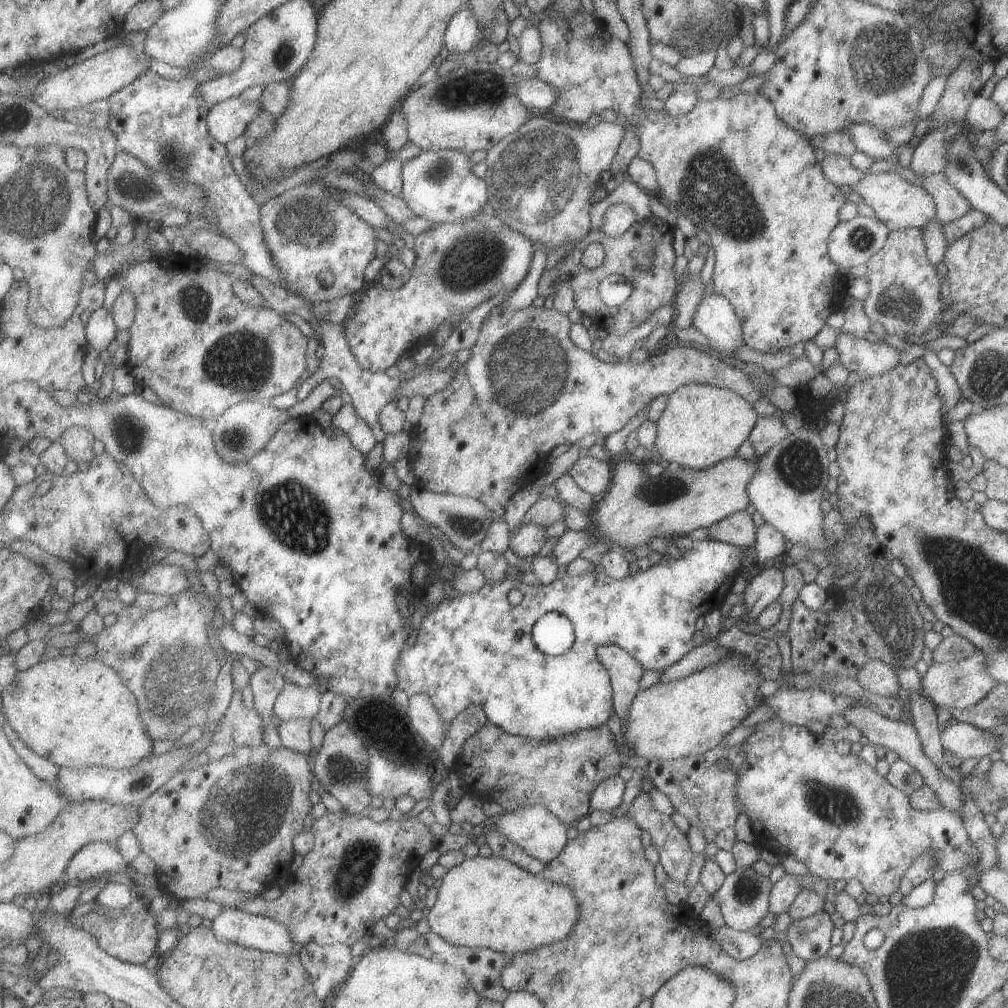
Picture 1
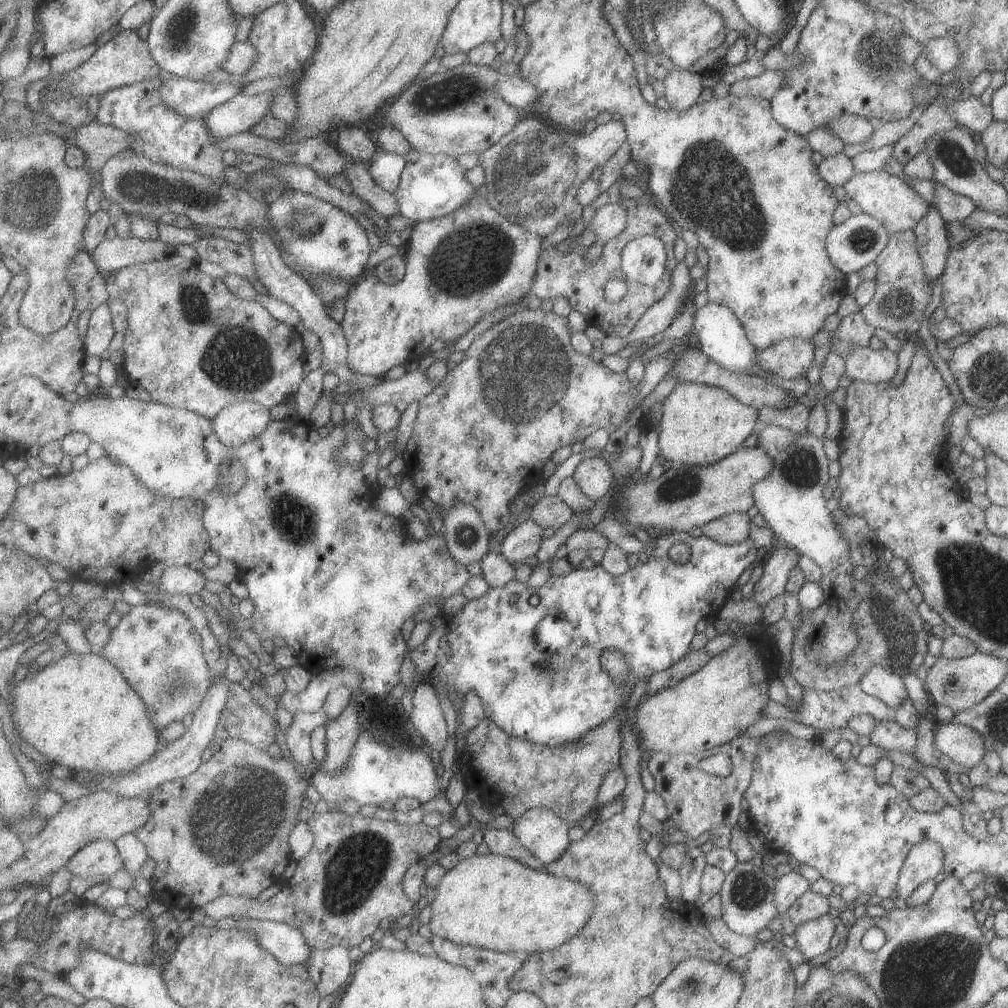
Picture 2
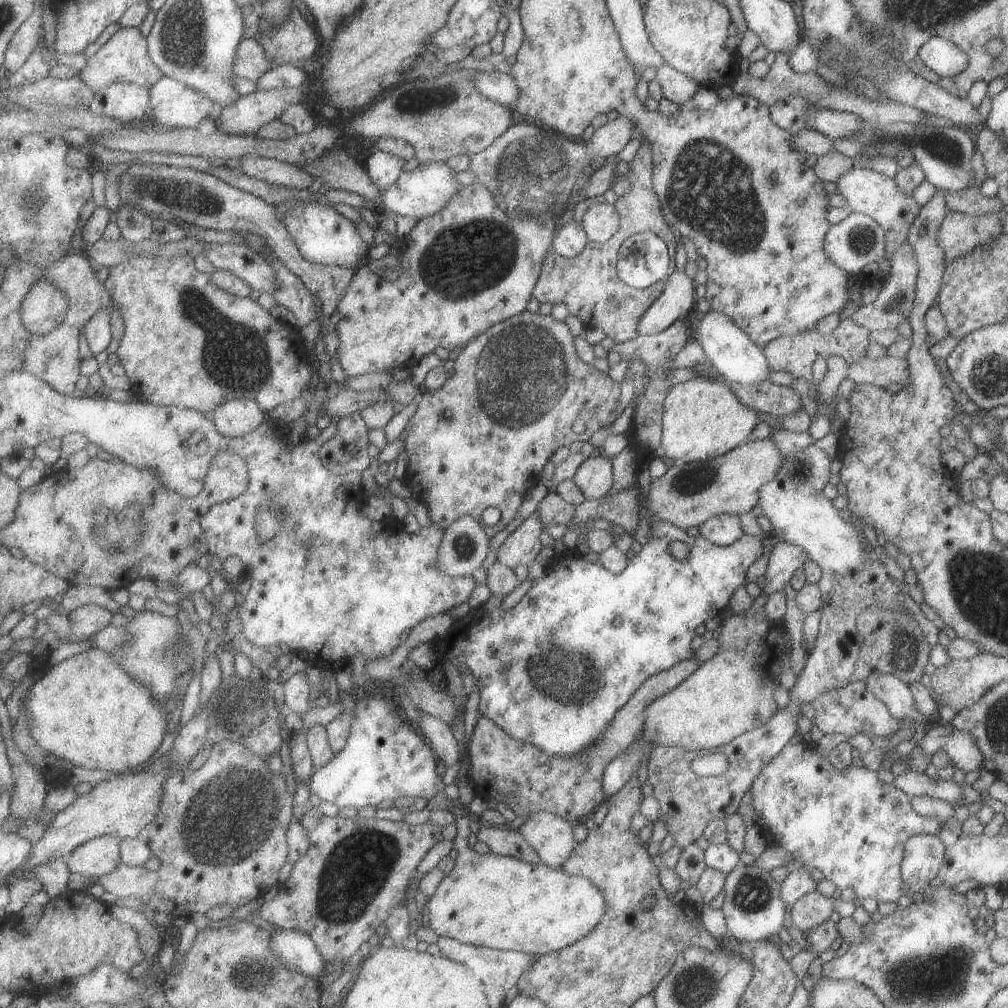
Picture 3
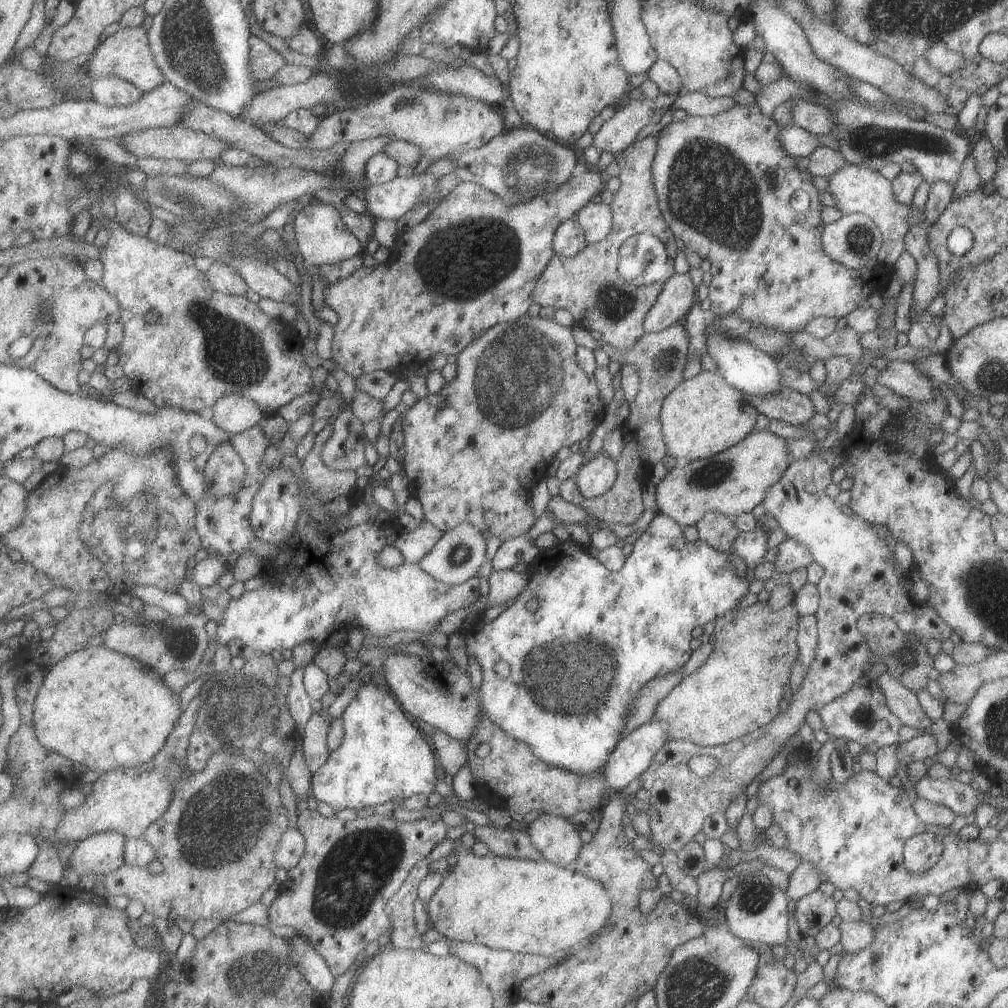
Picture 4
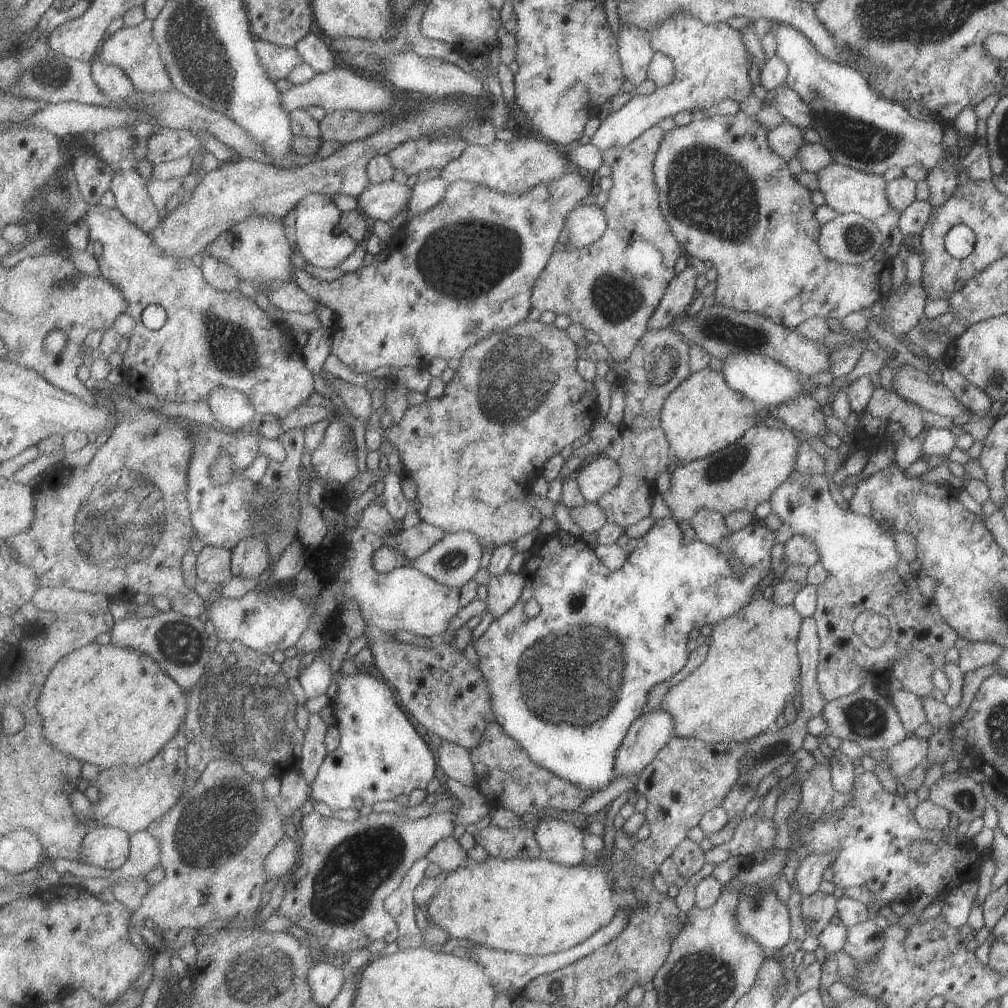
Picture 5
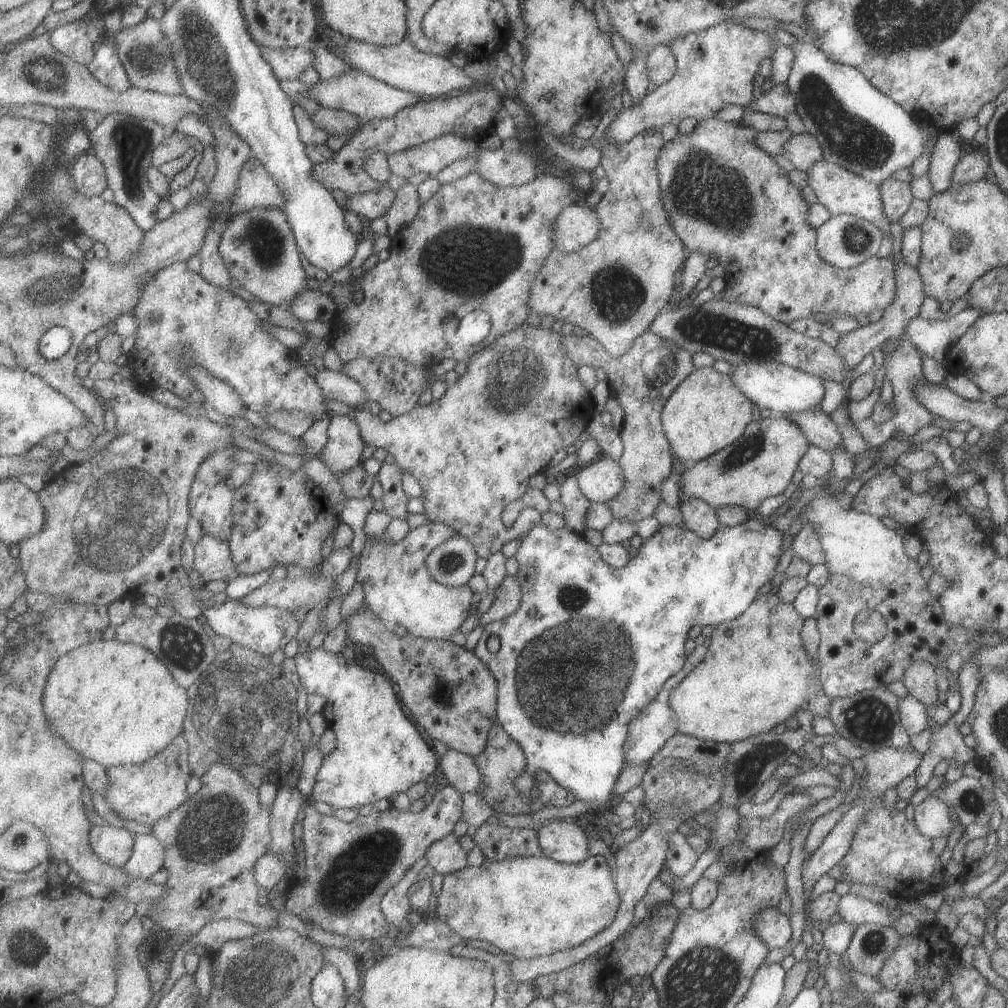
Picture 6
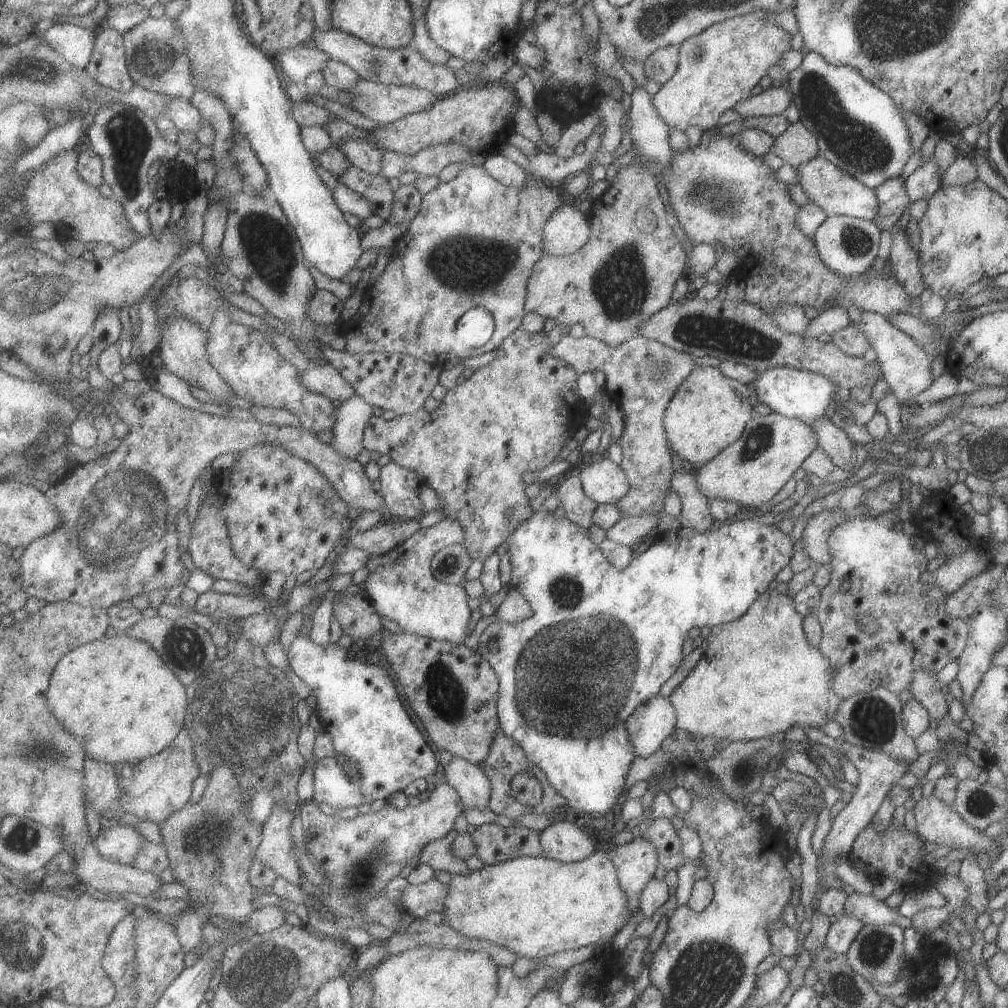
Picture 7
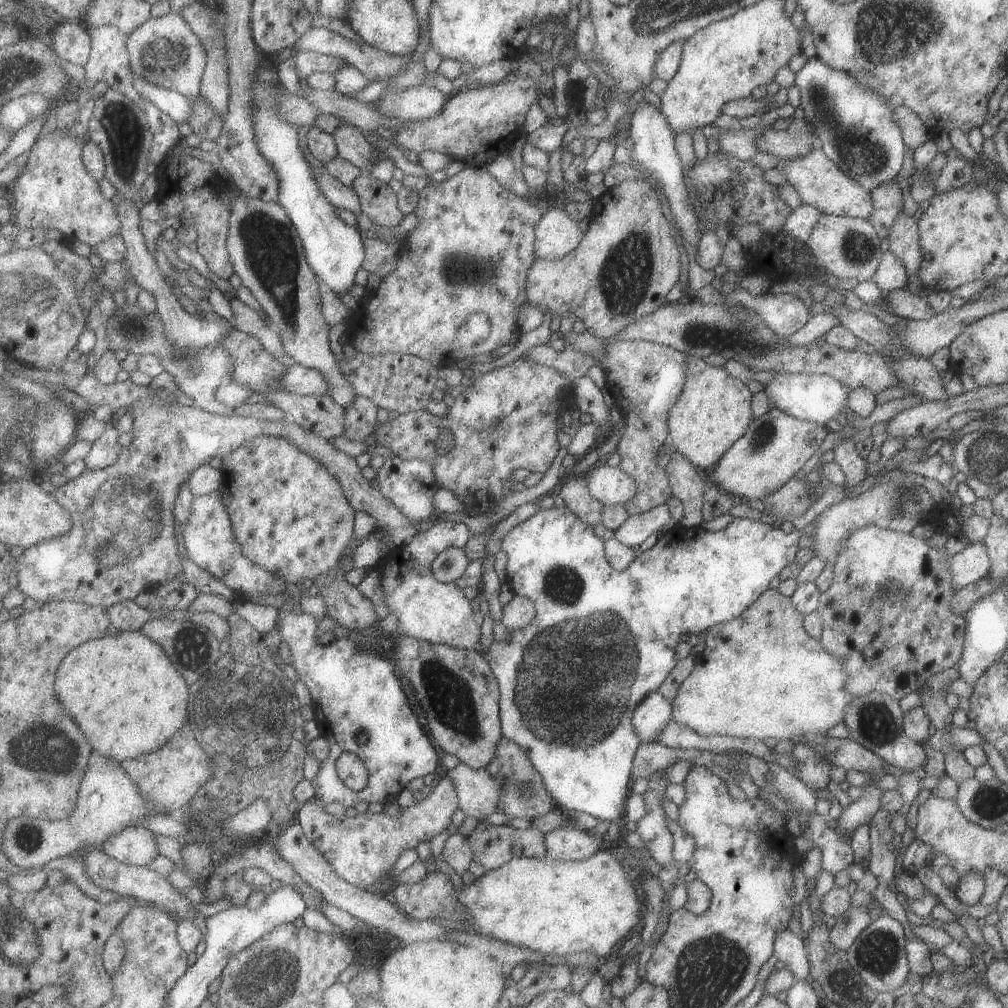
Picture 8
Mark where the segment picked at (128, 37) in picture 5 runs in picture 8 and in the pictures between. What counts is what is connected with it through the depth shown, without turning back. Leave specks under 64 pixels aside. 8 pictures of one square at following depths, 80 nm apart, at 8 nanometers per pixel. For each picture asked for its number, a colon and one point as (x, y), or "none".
6: (145, 52)
7: (158, 59)
8: (166, 51)

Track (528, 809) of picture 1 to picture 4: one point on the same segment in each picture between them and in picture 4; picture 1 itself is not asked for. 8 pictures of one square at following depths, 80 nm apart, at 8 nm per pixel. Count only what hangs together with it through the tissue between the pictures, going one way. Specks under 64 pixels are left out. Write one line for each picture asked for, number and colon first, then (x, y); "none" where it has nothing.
2: (544, 834)
3: (550, 836)
4: (557, 839)

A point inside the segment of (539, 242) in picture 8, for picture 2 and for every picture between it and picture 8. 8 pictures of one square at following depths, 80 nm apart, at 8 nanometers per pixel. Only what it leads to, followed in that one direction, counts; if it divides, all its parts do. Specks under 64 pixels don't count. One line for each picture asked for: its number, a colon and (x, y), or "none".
2: (609, 220)
3: (599, 222)
4: (595, 219)
5: (586, 223)
6: (576, 226)
7: (567, 230)

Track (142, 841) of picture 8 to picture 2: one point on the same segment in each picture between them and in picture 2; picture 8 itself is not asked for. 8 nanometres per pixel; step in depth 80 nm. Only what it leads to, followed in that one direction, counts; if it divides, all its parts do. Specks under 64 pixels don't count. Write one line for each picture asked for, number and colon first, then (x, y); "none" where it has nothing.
2: (103, 857)
3: (101, 856)
4: (102, 853)
5: (107, 847)
6: (115, 845)
7: (117, 843)

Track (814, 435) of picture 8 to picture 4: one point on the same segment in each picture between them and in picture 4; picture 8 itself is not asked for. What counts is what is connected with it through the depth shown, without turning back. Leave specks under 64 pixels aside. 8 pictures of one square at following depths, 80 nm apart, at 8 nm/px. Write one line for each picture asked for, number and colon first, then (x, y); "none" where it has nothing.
4: (731, 482)
5: (738, 477)
6: (759, 463)
7: (751, 470)

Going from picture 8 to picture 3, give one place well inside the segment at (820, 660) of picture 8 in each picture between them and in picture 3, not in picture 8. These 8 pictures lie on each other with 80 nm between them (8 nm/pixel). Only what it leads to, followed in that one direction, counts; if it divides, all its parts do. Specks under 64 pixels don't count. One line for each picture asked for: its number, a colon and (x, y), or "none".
3: (729, 694)
4: (737, 689)
5: (751, 668)
6: (755, 674)
7: (758, 676)

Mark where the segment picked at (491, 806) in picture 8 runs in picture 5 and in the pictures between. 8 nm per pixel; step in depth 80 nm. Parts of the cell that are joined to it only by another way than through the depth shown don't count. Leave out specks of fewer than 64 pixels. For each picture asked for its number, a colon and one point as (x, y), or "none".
5: (456, 761)
6: (460, 769)
7: (475, 787)

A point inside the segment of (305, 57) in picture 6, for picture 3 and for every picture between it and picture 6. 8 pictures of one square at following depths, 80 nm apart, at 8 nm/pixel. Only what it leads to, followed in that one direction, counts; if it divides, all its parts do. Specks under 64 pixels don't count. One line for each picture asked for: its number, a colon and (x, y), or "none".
3: (252, 62)
4: (265, 62)
5: (278, 61)

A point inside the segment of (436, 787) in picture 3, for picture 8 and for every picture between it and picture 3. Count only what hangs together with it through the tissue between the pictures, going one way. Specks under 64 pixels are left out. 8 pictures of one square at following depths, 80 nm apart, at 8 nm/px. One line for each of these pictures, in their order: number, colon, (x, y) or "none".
4: (384, 756)
5: (382, 756)
6: (380, 753)
7: (359, 706)
8: (353, 692)

